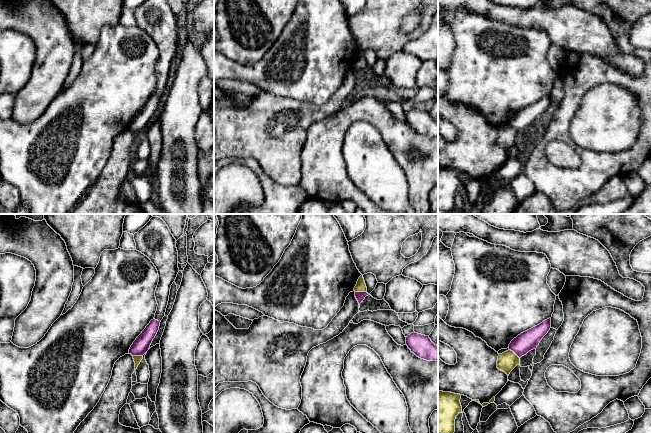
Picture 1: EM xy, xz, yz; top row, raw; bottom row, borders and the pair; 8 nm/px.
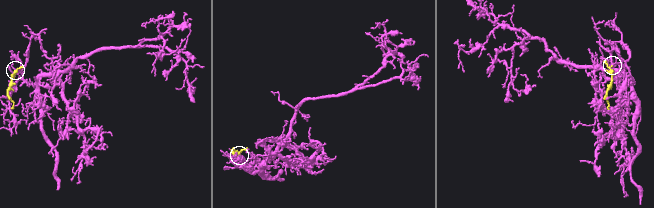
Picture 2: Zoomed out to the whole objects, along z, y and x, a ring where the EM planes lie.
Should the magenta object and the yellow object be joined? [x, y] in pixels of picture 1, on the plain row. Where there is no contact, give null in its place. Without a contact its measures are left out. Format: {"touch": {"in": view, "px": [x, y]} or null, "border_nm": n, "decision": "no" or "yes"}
{"touch": {"in": "xz", "px": [361, 68]}, "border_nm": 100, "decision": "no"}

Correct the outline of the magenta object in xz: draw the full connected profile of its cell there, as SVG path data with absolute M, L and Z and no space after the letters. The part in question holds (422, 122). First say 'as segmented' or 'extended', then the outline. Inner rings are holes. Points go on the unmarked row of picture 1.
as segmented; M413 108L406 113L406 121L417 133L427 137L438 137L438 122L429 112Z

